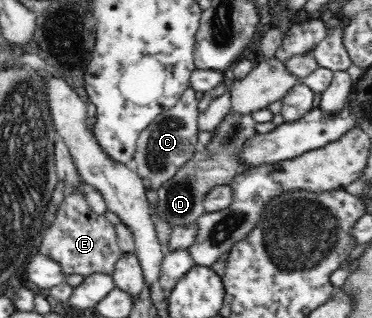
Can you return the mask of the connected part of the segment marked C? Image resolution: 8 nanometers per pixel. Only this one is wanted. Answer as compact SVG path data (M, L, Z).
M189 86L181 99L170 110L159 114L138 136L138 143L134 153L133 168L144 181L146 189L156 192L165 182L178 172L197 152L198 117L197 97L195 90Z

